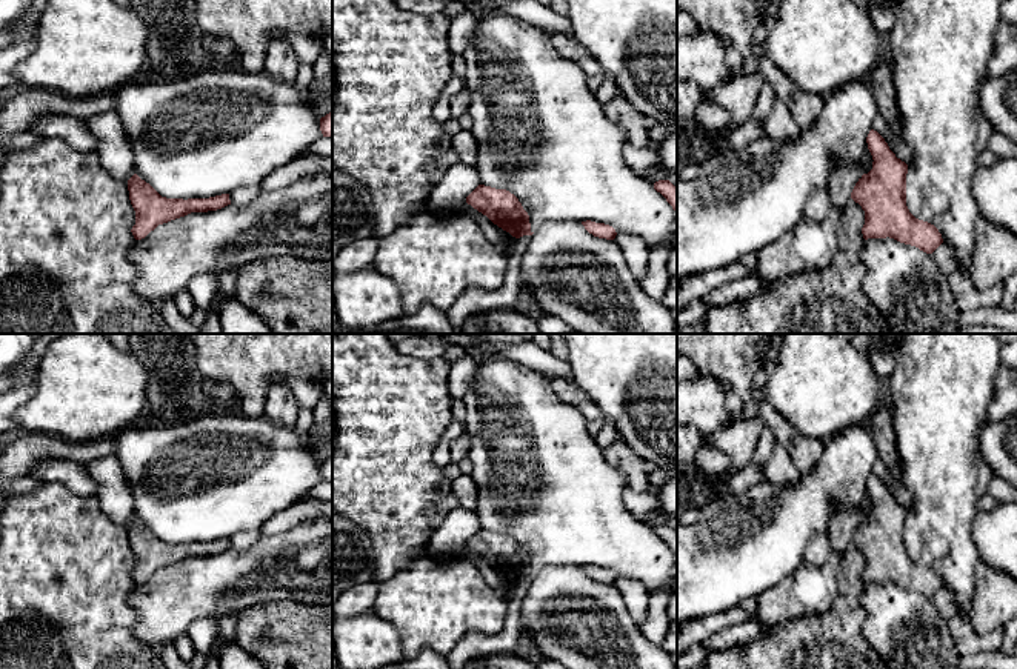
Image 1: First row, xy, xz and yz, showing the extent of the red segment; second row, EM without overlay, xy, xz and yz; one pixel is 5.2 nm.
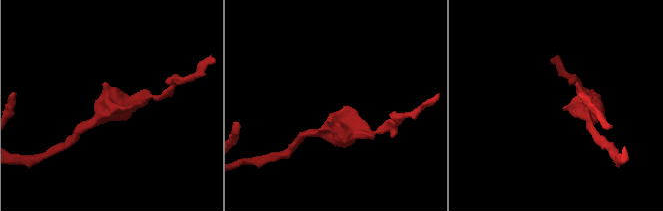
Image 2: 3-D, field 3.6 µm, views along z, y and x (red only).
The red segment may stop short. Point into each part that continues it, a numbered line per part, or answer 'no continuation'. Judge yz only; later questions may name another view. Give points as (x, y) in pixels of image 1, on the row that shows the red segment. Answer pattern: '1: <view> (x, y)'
no continuation

